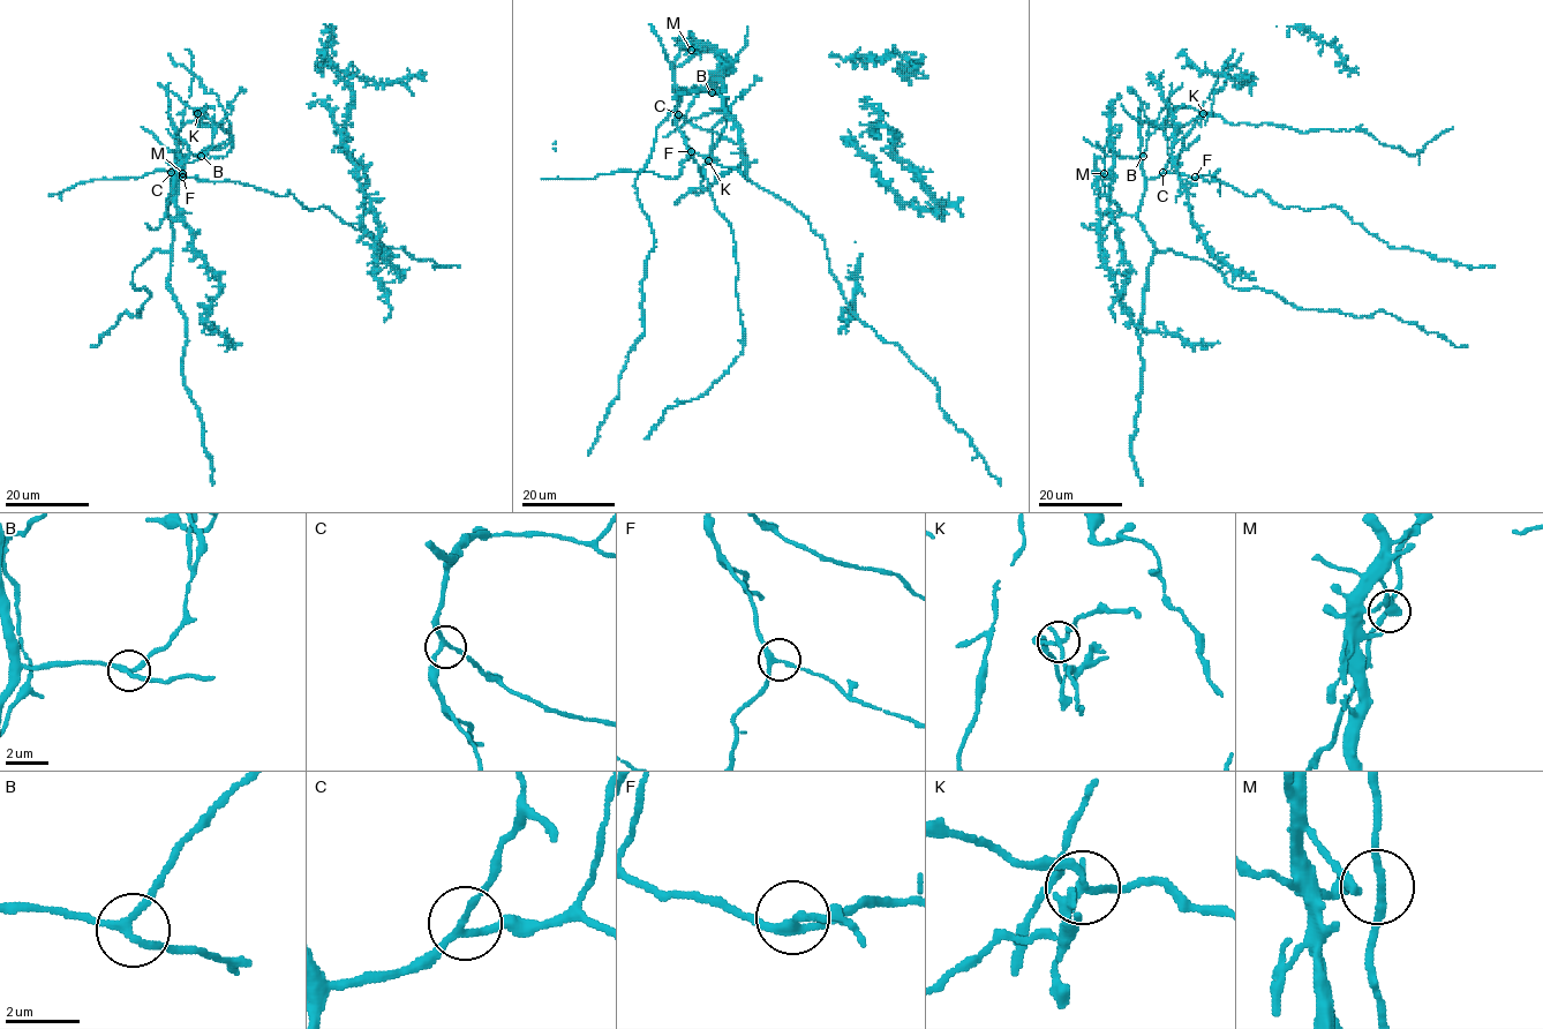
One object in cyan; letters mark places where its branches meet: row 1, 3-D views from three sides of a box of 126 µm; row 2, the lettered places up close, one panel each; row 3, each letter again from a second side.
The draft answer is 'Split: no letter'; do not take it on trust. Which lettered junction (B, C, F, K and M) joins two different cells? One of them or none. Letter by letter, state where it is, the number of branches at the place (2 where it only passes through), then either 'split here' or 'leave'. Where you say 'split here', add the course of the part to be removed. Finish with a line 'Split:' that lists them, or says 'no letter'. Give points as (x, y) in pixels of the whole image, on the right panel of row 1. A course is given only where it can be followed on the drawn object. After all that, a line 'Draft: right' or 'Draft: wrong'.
B: place (1143, 156); branches 3; leave
C: place (1163, 172); branches 3; leave
F: place (1195, 177); branches 3; leave
K: place (1203, 113); branches 3; split here; course (1204, 113), (1201, 118), (1181, 126), (1161, 127), (1146, 117), (1142, 102), (1131, 91)
M: place (1104, 173); branches 3; leave
Split: K
Draft: wrong

